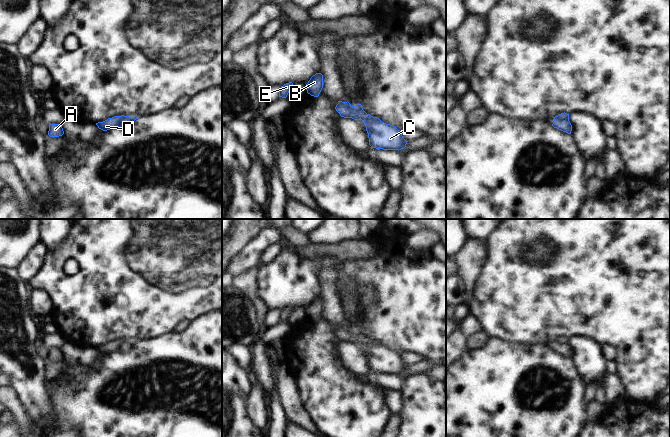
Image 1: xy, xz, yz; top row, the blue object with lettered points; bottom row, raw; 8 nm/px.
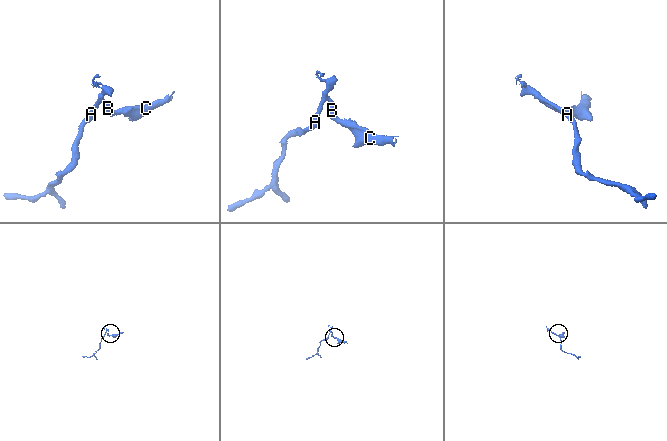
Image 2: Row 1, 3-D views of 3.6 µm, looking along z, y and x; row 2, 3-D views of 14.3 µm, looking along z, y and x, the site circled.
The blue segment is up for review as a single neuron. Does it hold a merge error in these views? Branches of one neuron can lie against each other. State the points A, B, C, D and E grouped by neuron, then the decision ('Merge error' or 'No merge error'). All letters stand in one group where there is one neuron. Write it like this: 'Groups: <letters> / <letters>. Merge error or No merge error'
Groups: A B D E / C. Merge error

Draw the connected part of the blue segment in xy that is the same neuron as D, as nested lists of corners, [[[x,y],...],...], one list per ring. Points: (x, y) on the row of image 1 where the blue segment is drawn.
[[[124,115],[114,116],[112,118],[108,118],[107,120],[105,120],[103,122],[98,122],[98,123],[96,123],[96,125],[98,126],[99,129],[101,129],[103,131],[107,131],[112,128],[117,128],[119,120],[123,117],[127,117],[127,116],[124,116]]]

